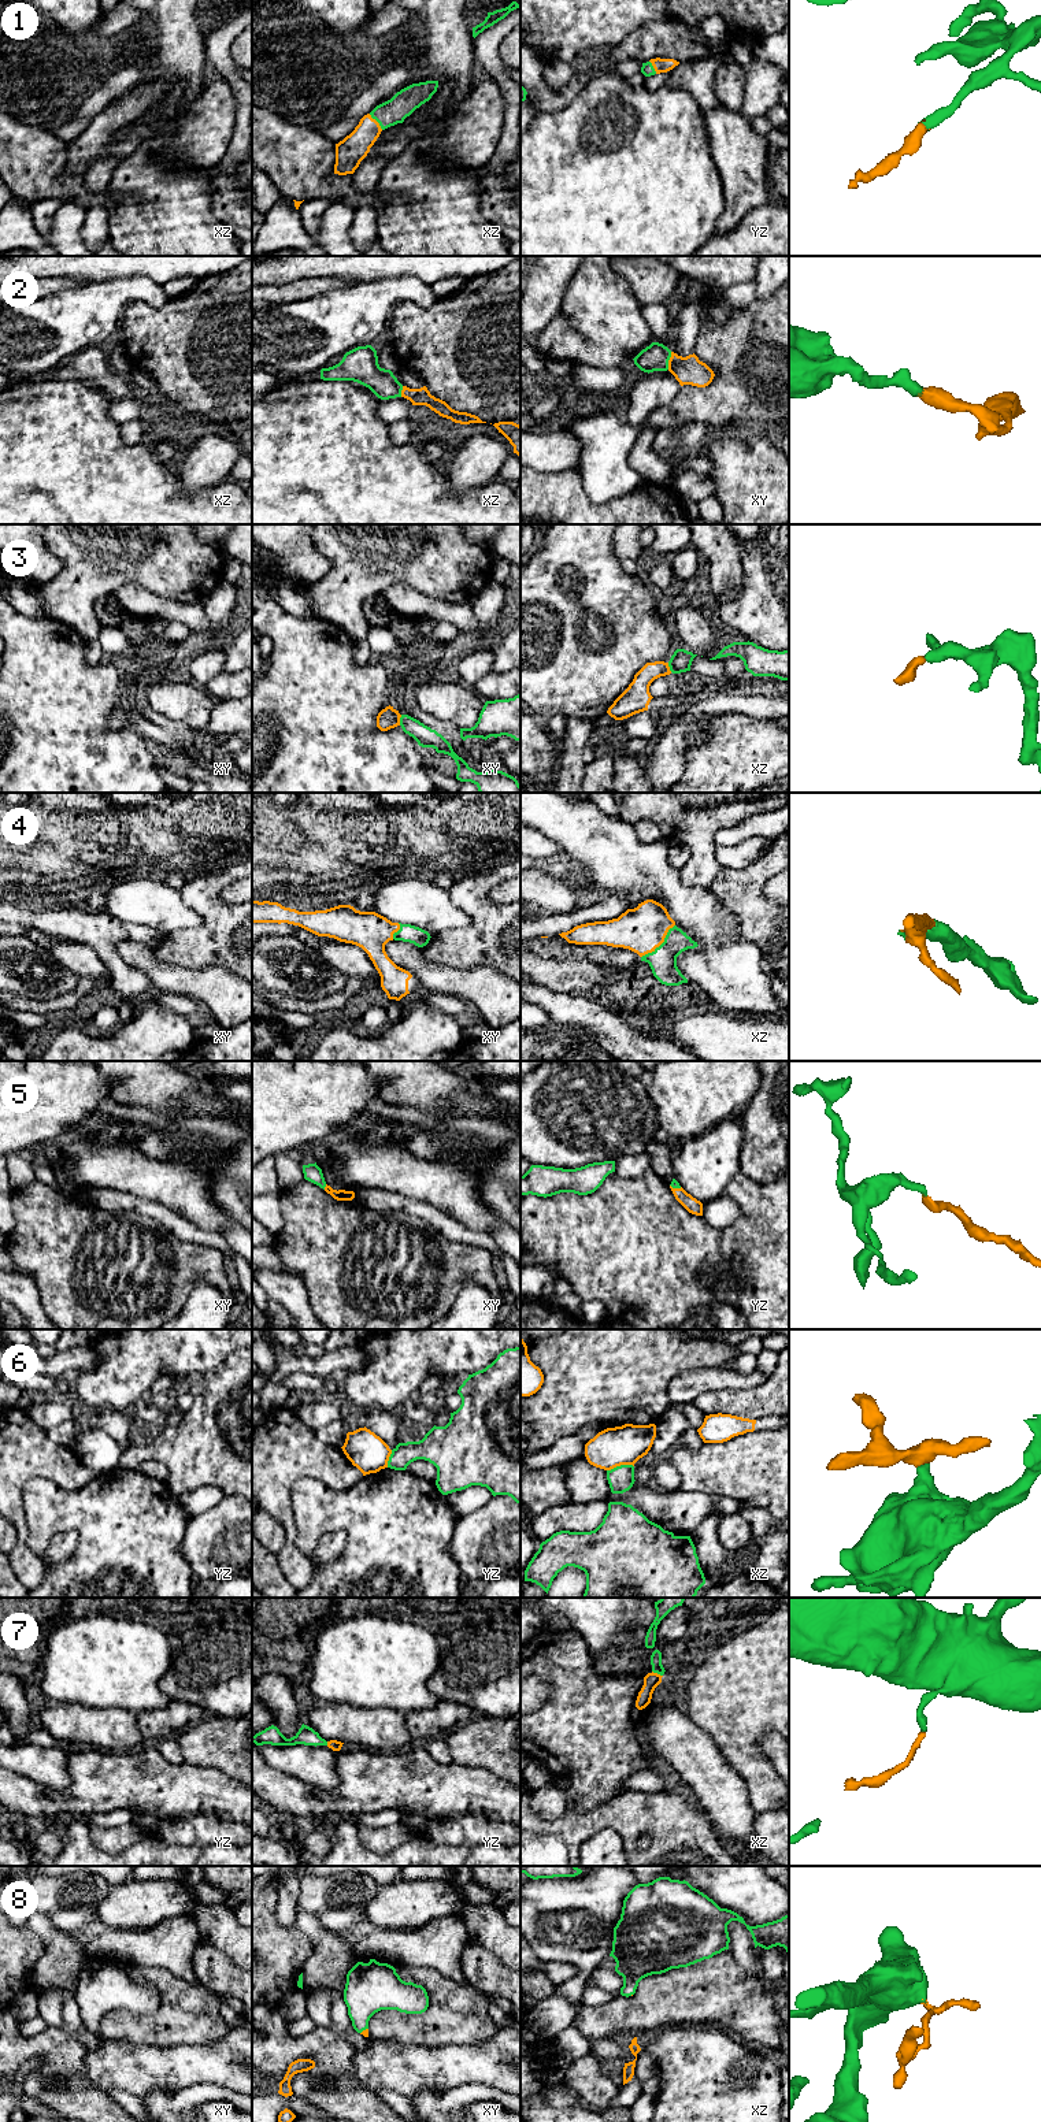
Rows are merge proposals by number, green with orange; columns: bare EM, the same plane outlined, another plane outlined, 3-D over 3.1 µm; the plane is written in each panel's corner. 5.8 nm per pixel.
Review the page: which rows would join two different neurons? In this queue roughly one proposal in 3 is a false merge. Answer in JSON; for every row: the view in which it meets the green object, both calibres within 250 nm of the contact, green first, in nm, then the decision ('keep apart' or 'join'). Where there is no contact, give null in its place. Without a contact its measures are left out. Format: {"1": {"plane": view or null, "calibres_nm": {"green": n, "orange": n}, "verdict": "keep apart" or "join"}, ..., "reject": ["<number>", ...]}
{"1": {"plane": "xz", "calibres_nm": {"green": 150, "orange": 170}, "verdict": "join"}, "2": {"plane": "xy", "calibres_nm": {"green": 160, "orange": 170}, "verdict": "join"}, "3": {"plane": "xy", "calibres_nm": {"green": 120, "orange": 120}, "verdict": "join"}, "4": {"plane": "xz", "calibres_nm": {"green": 160, "orange": 280}, "verdict": "join"}, "5": {"plane": "xy", "calibres_nm": {"green": 100, "orange": 60}, "verdict": "join"}, "6": {"plane": "xz", "calibres_nm": {"green": 160, "orange": 220}, "verdict": "keep apart"}, "7": {"plane": "xz", "calibres_nm": {"green": 70, "orange": 90}, "verdict": "join"}, "8": {"plane": "xy", "calibres_nm": {"green": 280, "orange": 40}, "verdict": "join"}, "reject": ["6"]}

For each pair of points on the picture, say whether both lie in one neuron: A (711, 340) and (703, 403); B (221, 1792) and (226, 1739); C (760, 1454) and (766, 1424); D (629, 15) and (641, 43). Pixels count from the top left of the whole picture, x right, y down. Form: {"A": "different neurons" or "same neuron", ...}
{"A": "same neuron", "B": "different neurons", "C": "different neurons", "D": "different neurons"}

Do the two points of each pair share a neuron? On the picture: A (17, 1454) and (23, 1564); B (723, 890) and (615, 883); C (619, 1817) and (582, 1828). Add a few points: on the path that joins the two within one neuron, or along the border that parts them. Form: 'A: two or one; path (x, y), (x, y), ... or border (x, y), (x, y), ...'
A: one; path (14, 1481), (14, 1513), (21, 1527), (21, 1536)
B: two; border (704, 889), (726, 912)
C: one; path (610, 1817), (592, 1822)

